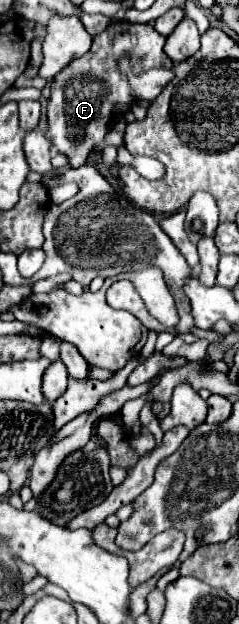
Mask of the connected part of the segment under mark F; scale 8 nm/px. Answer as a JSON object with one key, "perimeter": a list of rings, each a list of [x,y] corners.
{"perimeter":[[[119,20],[119,22],[111,22],[107,26],[105,32],[93,36],[93,46],[91,50],[79,58],[73,60],[67,68],[63,68],[51,82],[51,96],[49,96],[49,104],[47,104],[47,124],[49,124],[49,134],[51,134],[51,144],[59,154],[65,154],[69,160],[69,168],[79,168],[83,164],[87,164],[91,152],[95,150],[97,144],[101,144],[109,132],[111,120],[113,116],[117,116],[117,112],[125,106],[129,106],[133,102],[133,90],[127,82],[127,78],[123,74],[117,72],[117,58],[129,48],[129,52],[133,52],[133,48],[141,48],[141,58],[135,58],[133,64],[133,72],[135,74],[143,74],[151,68],[171,68],[173,62],[167,58],[167,54],[163,52],[163,44],[165,38],[155,32],[155,28],[151,24],[131,24],[127,20]]]}

